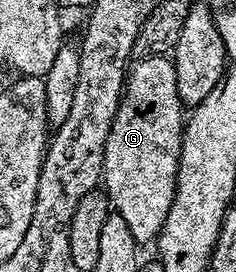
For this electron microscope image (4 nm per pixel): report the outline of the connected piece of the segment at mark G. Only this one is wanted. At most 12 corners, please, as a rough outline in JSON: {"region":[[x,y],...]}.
{"region":[[134,60],[107,135],[109,204],[138,246],[171,211],[187,109],[172,60]]}

